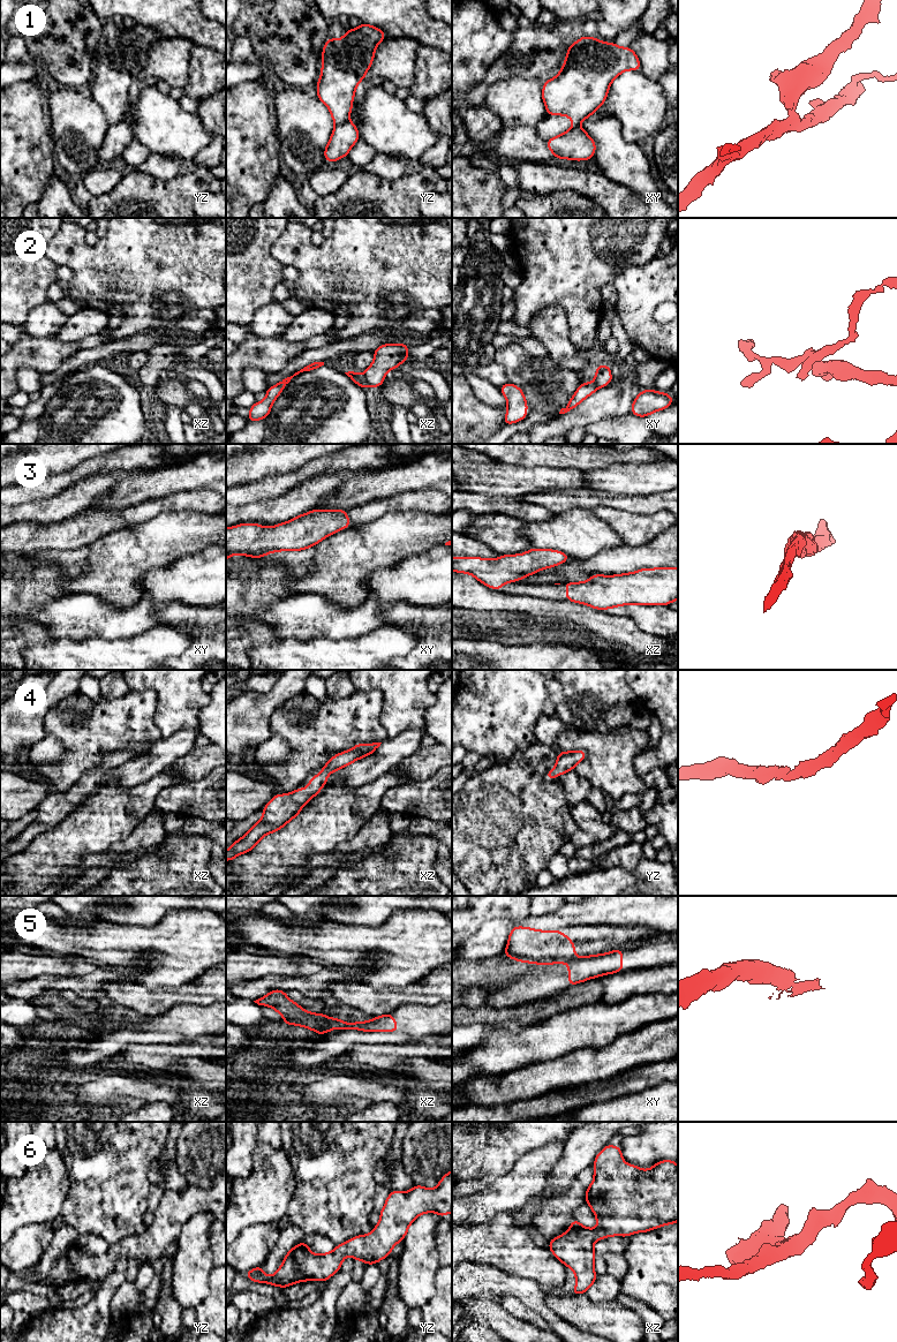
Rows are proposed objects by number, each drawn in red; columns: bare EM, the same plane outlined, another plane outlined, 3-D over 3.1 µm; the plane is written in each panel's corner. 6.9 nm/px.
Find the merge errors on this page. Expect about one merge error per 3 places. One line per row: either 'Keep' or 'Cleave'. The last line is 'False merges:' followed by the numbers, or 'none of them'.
1: Cleave
2: Cleave
3: Keep
4: Keep
5: Cleave
6: Keep
False merges: 1, 2, 5

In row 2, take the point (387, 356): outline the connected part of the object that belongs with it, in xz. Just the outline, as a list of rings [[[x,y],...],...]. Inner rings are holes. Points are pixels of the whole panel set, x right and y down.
[[[385,344],[376,348],[374,362],[362,375],[367,383],[379,389],[389,370],[397,369],[400,363],[409,361],[407,355],[409,347],[404,344]]]

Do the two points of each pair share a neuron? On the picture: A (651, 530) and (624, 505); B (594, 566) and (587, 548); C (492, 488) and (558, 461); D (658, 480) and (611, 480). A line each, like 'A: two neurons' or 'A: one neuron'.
A: two neurons
B: two neurons
C: two neurons
D: one neuron

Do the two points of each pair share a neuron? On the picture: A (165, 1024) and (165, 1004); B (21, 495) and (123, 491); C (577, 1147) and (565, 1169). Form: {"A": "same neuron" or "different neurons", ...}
{"A": "different neurons", "B": "different neurons", "C": "same neuron"}

